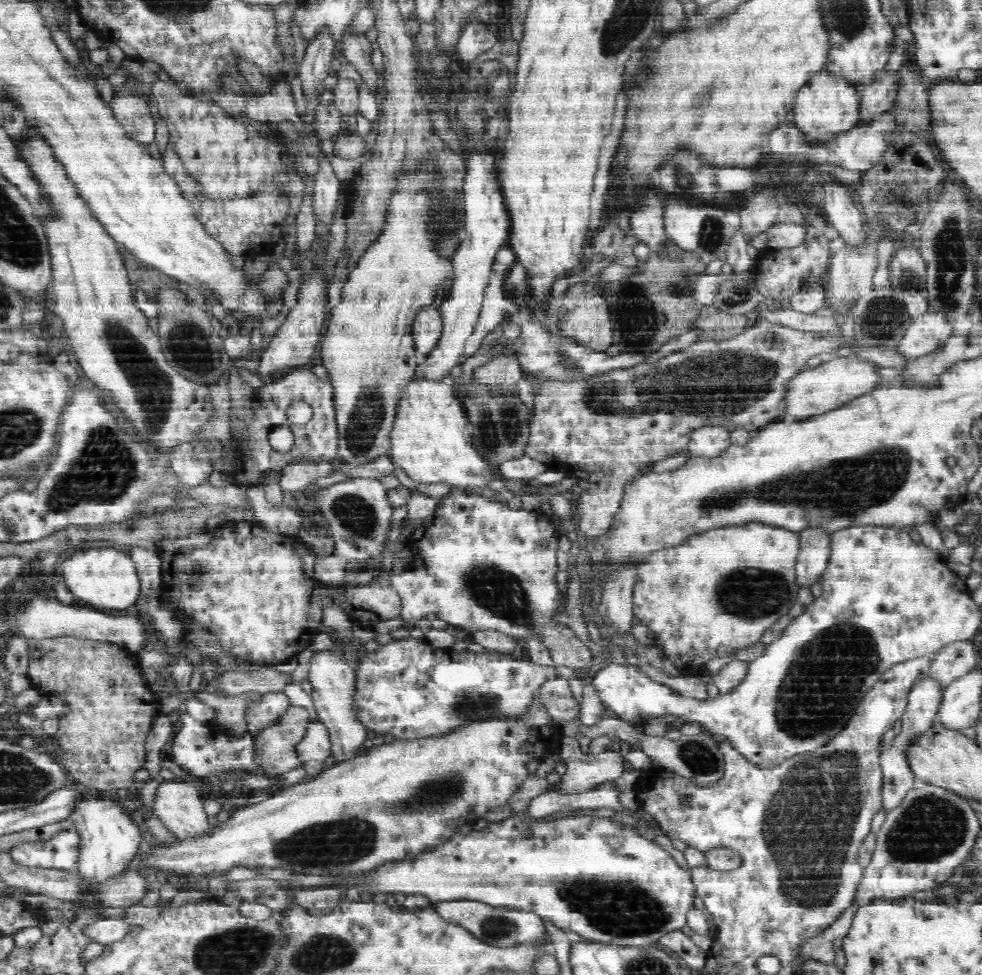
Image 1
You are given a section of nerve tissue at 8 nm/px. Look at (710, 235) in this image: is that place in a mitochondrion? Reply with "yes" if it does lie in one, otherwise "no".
yes

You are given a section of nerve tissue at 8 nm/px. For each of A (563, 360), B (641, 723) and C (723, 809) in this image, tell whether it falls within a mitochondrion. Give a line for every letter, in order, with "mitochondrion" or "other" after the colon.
A: mitochondrion
B: other
C: other

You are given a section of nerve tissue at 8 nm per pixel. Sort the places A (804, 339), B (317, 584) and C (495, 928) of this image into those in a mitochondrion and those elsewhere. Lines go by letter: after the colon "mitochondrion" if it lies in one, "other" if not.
A: other
B: other
C: mitochondrion

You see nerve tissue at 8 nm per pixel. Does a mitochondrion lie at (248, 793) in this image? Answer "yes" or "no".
no

